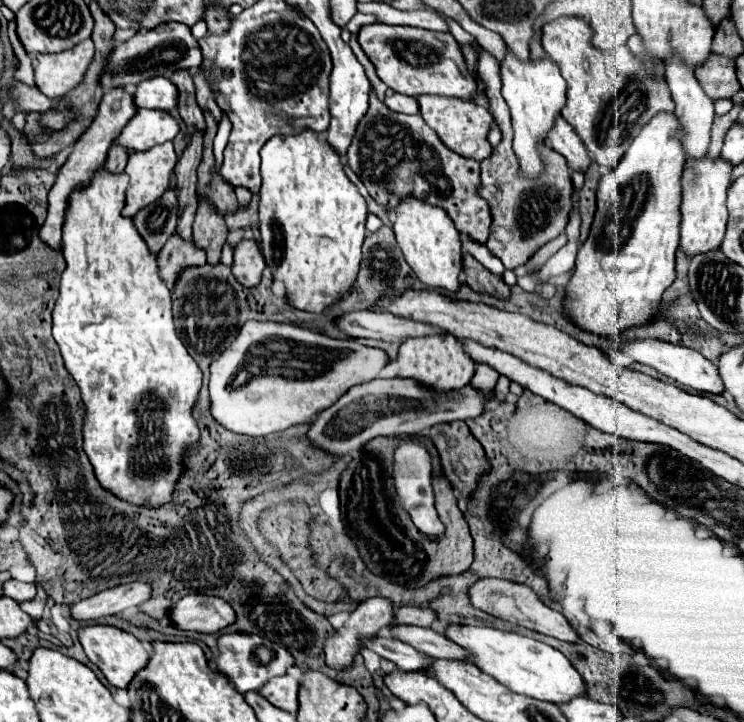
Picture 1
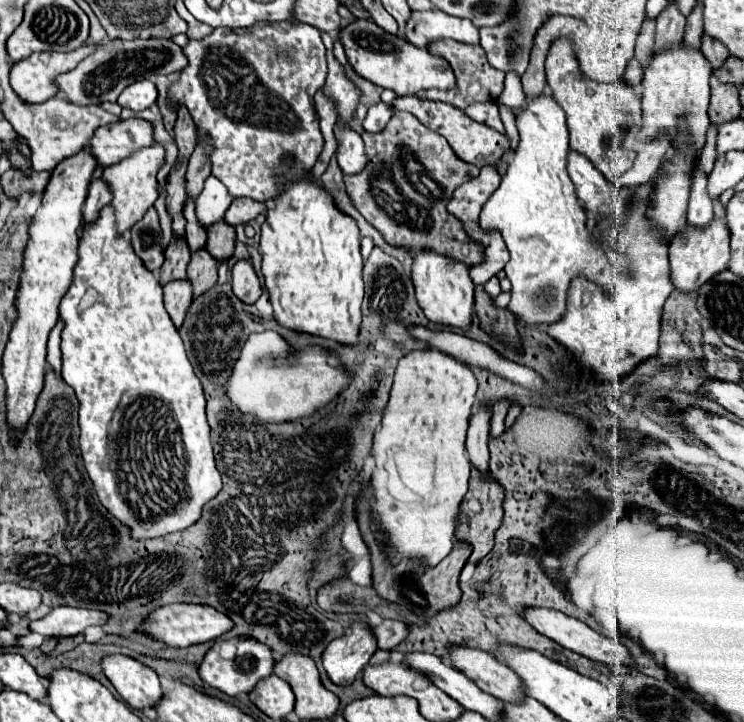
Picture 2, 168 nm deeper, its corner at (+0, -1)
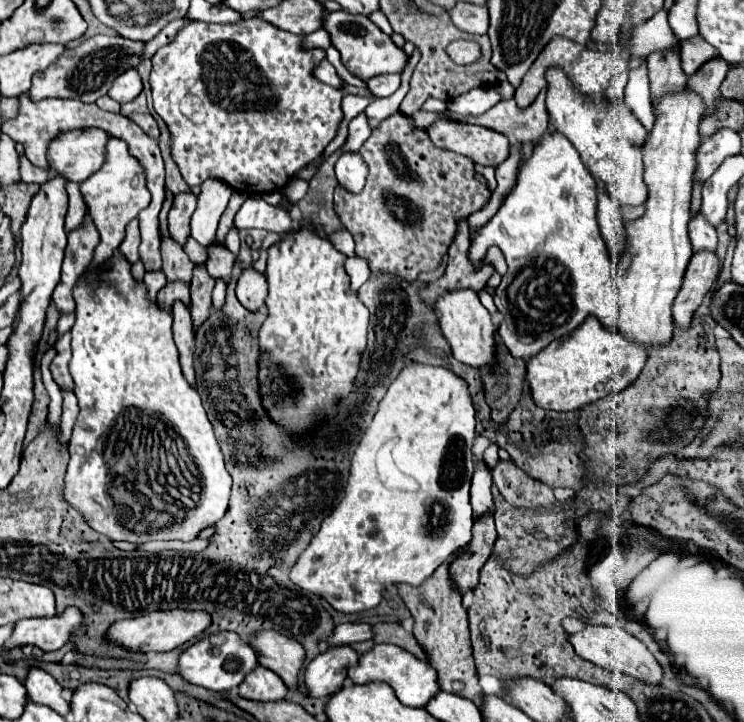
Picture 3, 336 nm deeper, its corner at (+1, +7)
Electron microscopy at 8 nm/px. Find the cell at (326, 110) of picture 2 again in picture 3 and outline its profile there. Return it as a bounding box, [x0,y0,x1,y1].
[315,59,341,87]

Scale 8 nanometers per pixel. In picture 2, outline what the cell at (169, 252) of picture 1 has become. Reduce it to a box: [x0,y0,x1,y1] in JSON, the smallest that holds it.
[164,279,192,327]

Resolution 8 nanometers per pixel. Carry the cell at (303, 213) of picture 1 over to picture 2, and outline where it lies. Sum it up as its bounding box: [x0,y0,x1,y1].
[258,171,364,343]

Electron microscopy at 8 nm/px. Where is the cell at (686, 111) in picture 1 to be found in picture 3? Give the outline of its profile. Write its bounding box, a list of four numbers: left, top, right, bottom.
[689,213,717,253]

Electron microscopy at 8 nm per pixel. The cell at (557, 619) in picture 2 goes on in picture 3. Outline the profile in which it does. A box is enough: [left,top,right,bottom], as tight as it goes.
[569,625,663,685]

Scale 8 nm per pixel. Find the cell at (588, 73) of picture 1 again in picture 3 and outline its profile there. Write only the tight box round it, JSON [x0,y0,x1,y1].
[547,69,647,207]

